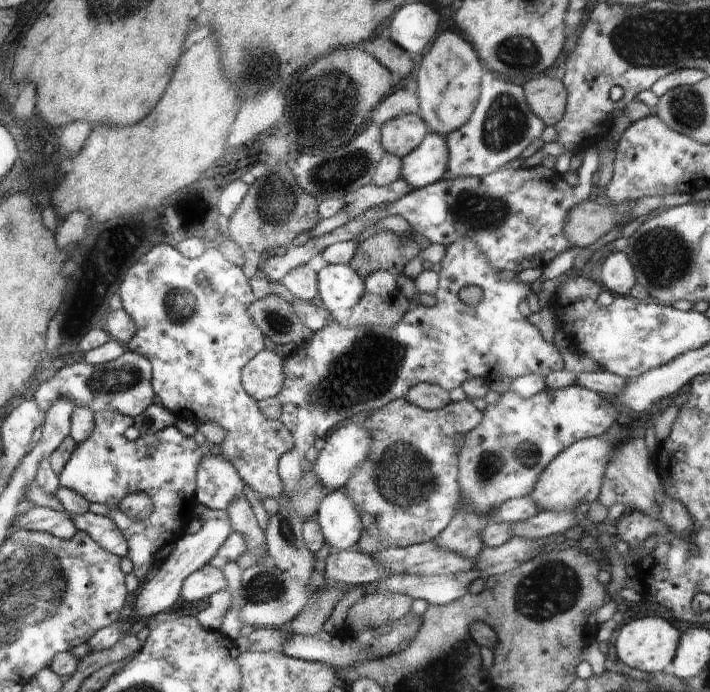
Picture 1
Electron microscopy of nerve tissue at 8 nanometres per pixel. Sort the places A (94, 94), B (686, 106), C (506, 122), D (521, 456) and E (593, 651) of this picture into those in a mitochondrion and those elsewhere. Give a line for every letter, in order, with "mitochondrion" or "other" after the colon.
A: other
B: mitochondrion
C: mitochondrion
D: mitochondrion
E: other

